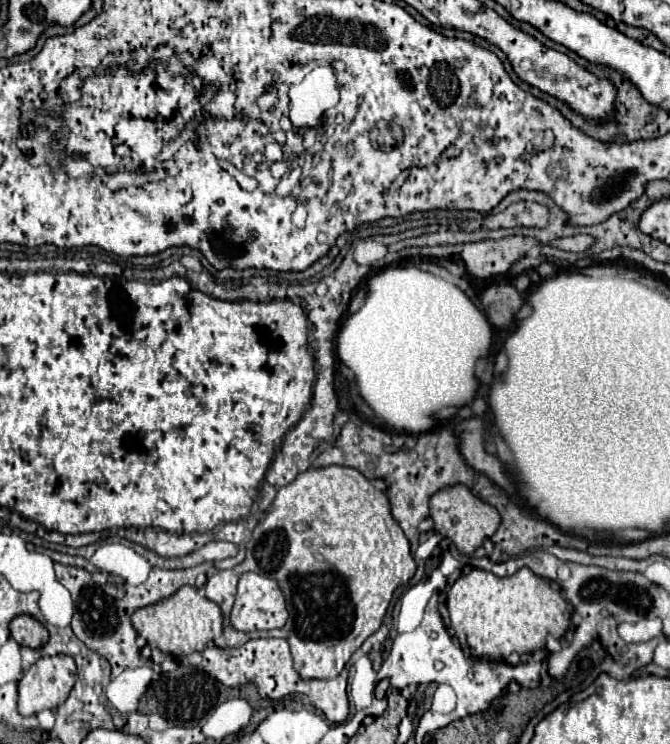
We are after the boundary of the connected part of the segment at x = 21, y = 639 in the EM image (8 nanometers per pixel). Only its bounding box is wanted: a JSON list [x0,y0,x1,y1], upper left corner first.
[11,615,49,649]

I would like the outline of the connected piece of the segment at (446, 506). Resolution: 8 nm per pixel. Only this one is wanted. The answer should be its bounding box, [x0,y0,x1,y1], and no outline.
[429,485,501,555]

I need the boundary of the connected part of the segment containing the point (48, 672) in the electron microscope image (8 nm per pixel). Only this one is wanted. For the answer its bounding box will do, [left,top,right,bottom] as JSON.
[19,655,77,715]

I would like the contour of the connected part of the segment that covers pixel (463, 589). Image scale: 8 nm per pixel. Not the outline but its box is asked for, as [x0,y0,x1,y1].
[447,567,571,659]

